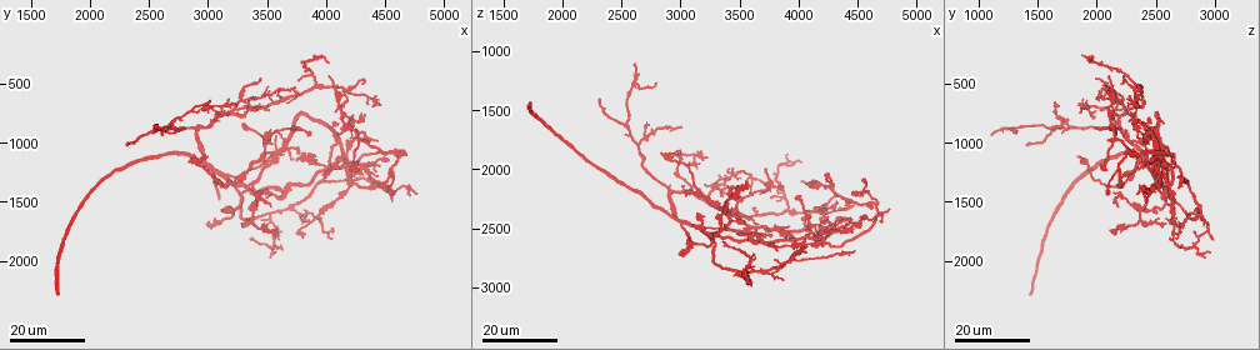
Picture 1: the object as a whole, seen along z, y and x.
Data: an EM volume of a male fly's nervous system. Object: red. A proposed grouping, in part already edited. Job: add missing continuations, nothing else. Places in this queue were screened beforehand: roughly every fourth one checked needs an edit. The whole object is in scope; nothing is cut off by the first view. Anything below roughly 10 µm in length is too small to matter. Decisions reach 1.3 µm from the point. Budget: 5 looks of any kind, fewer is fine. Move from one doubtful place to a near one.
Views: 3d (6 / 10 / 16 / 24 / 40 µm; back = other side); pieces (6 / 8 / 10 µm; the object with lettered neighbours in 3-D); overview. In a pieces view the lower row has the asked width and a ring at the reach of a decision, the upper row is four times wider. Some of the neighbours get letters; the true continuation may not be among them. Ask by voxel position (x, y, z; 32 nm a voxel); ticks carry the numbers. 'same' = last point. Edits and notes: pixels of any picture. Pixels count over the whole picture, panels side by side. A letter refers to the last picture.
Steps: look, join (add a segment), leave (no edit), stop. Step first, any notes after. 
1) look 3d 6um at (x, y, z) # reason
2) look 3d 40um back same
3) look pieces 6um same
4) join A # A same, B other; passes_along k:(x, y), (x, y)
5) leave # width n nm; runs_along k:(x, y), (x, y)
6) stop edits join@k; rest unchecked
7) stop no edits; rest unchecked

look 3d 24um at (1720, 2280, 1440) # an open end

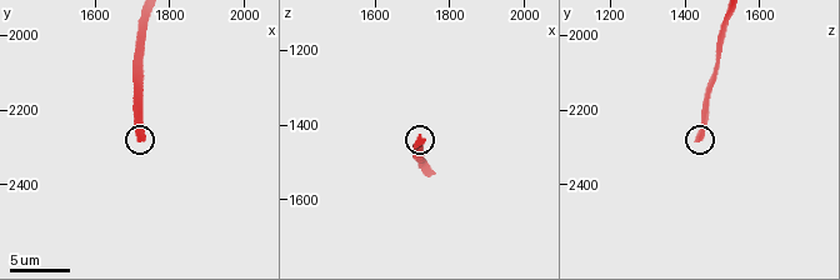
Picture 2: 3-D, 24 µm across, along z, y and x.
look pieces 6um at (1720, 2280, 1440)

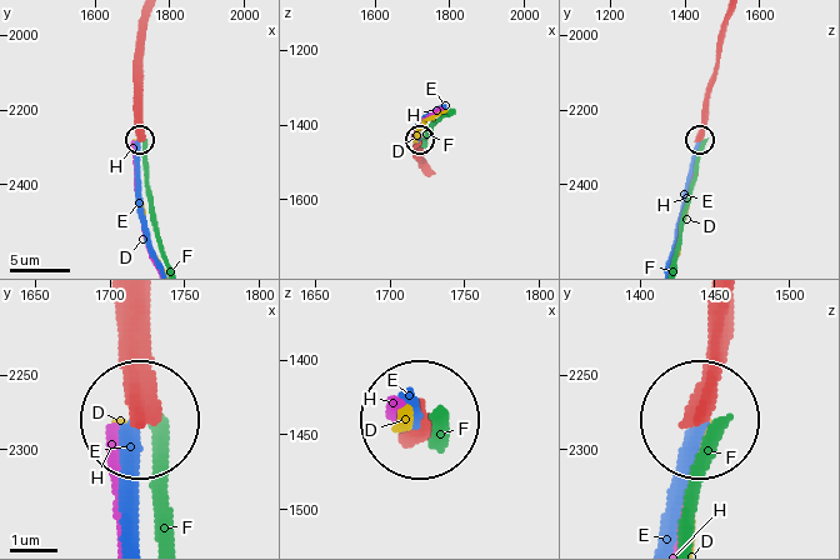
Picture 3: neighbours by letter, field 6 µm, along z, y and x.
leave # D other, E other, F other, H other; runs_along 3:(145, 23), (139, 138); no lettered segment goes on from it

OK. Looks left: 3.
look 3d 16um at (3380, 1820, 2640) # an open end

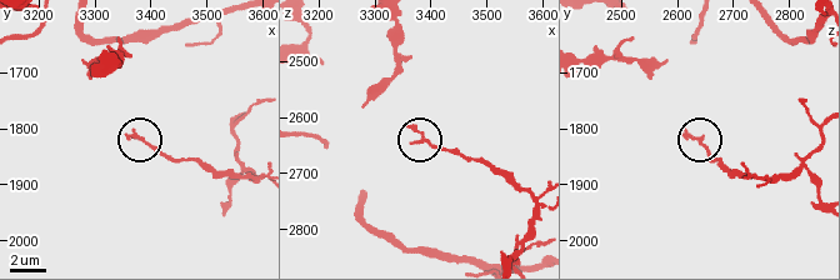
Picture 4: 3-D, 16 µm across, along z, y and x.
look pieces 6um at (3355, 1810, 2615) # see the neighbours

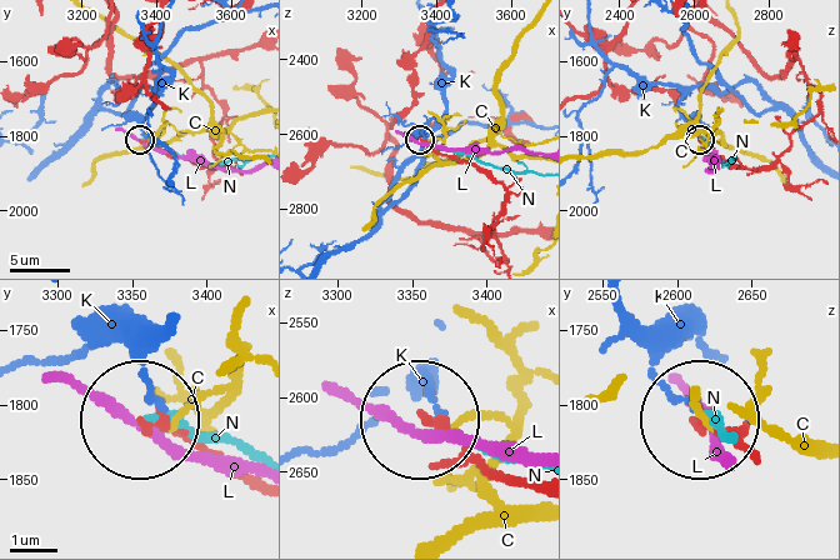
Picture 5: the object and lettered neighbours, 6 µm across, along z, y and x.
leave # width 180 nm; C other, K other, L other, N other; runs_along 5:(529, 485), (425, 425); no lettered segment goes on from it

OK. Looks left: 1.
stop no edits; rest unchecked

